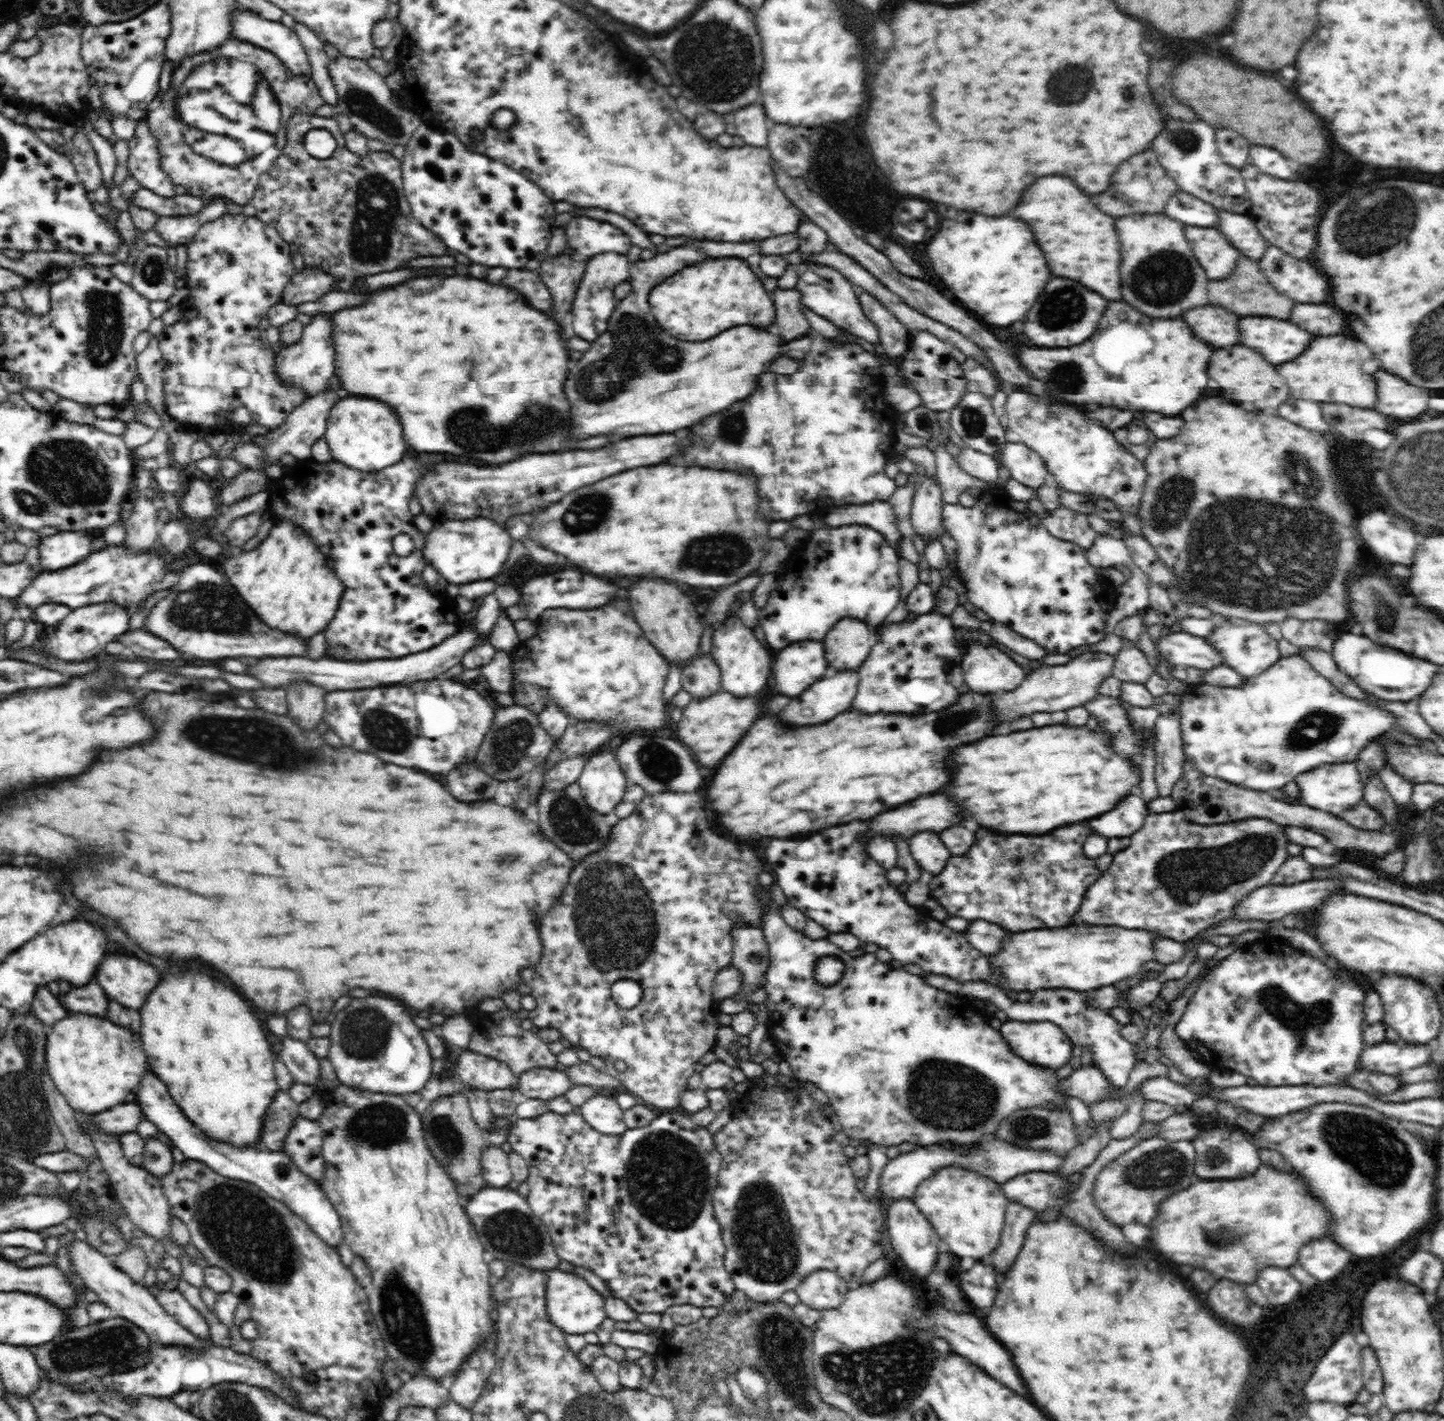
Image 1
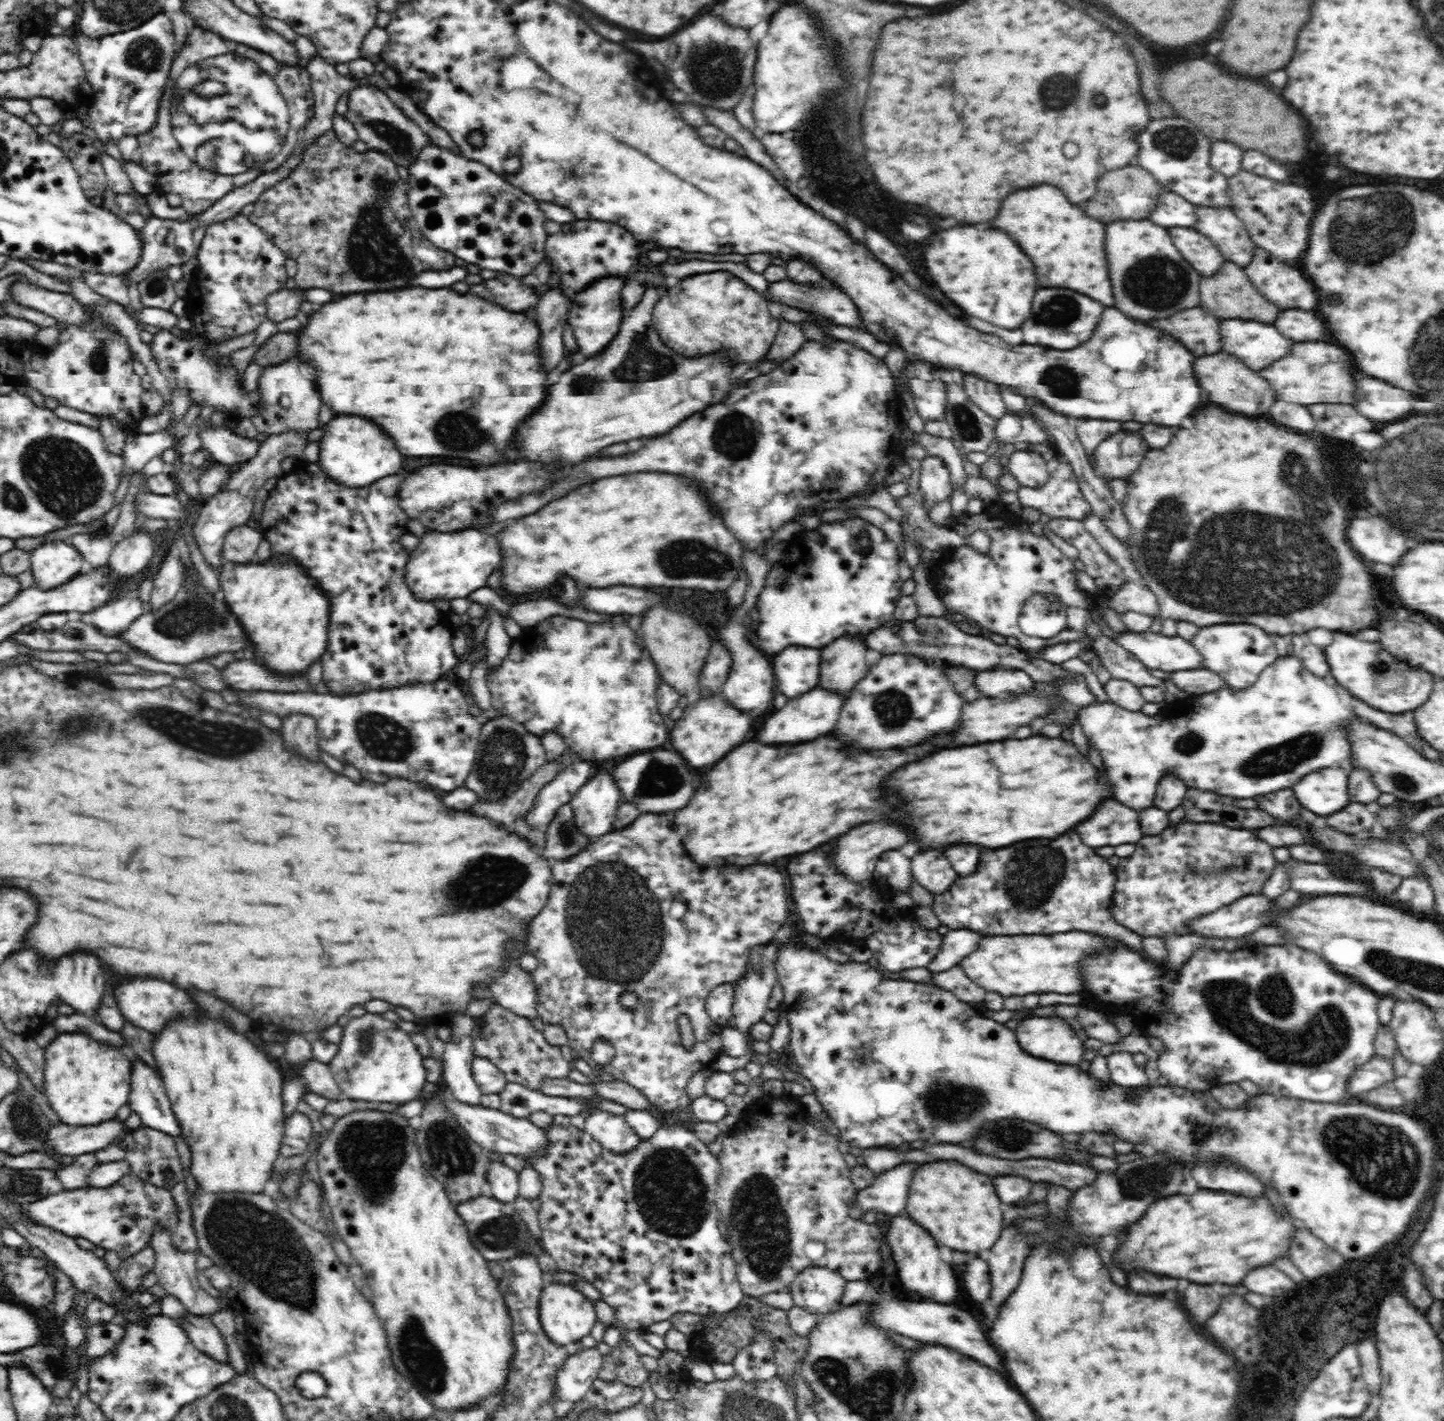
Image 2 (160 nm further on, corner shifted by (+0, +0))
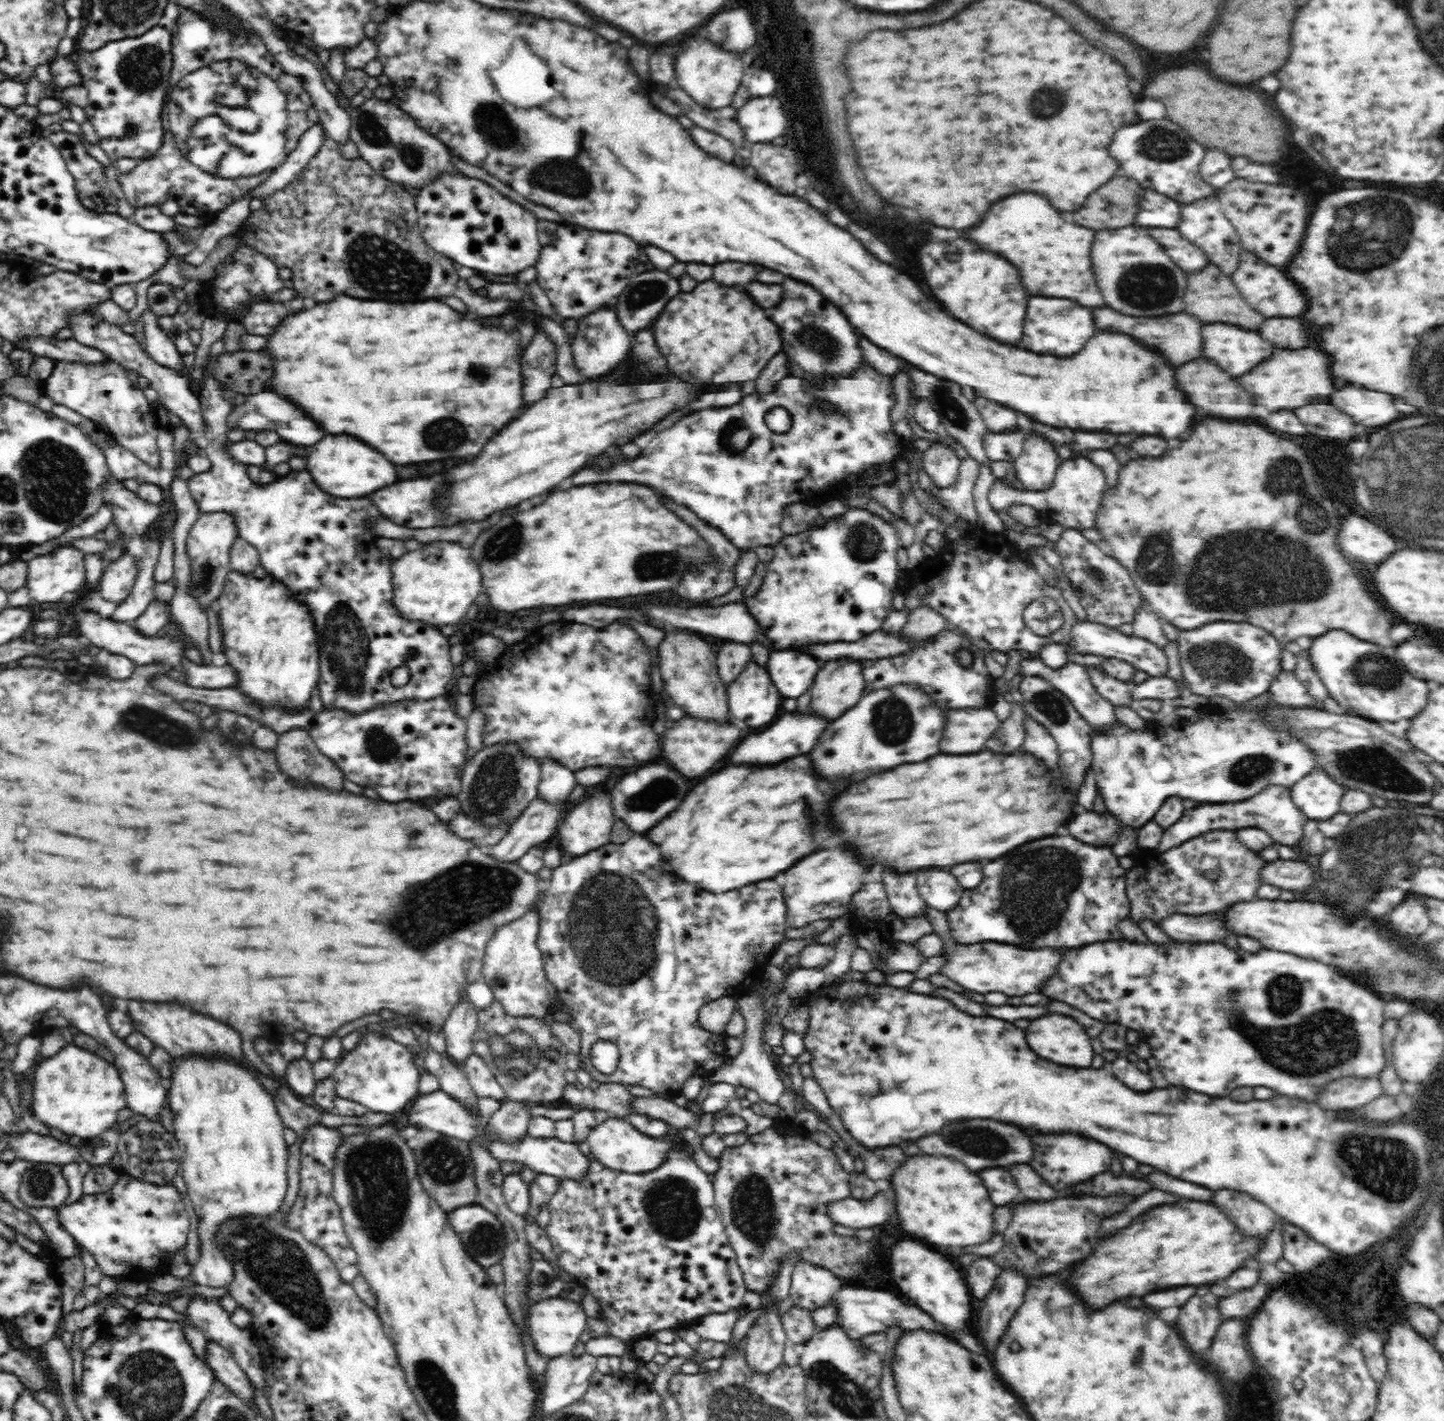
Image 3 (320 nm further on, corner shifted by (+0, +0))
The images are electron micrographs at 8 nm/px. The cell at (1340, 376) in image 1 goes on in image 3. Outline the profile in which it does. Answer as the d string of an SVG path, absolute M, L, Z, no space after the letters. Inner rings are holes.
M1302 348L1302 350L1276 350L1272 354L1274 356L1264 360L1260 368L1240 378L1243 388L1248 388L1248 392L1256 396L1254 400L1256 404L1262 404L1262 408L1268 408L1270 412L1292 411L1292 408L1300 408L1334 392L1330 360L1324 352L1314 348Z

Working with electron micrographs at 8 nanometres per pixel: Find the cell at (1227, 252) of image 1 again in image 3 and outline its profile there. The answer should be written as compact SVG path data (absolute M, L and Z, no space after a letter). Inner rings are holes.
M1147 227L1147 232L1159 243L1174 264L1188 271L1208 266L1206 253L1196 247L1176 229Z

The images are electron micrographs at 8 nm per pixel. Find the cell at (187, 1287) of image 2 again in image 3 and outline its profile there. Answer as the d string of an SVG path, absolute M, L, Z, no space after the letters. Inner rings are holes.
M194 1299L188 1305L186 1313L190 1317L193 1324L203 1330L205 1337L209 1341L216 1341L219 1345L223 1345L235 1357L235 1361L240 1366L240 1369L248 1377L250 1384L258 1391L262 1391L268 1400L267 1387L265 1387L264 1370L260 1365L260 1350L258 1344L253 1339L253 1335L249 1328L242 1329L234 1325L230 1321L230 1315L224 1311L221 1305L205 1299Z

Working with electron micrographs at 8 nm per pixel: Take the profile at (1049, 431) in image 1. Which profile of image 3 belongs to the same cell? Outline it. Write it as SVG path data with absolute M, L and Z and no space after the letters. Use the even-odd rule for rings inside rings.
M1019 428L1008 433L988 432L983 436L983 447L988 460L1013 461L1022 454L1023 440L1027 434Z

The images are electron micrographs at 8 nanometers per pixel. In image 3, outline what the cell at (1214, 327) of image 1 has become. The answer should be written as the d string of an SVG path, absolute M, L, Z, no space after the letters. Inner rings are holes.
M1096 308L1096 328L1116 328L1116 332L1128 332L1128 336L1136 336L1136 340L1144 340L1144 344L1152 344L1152 348L1160 348L1172 364L1184 364L1202 356L1202 324L1190 314L1174 314L1174 316L1158 316L1158 318L1136 318L1124 316L1112 308Z

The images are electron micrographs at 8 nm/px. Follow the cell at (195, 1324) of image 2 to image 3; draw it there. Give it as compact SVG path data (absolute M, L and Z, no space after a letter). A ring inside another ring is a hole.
M209 1341L207 1355L208 1366L215 1373L215 1378L227 1385L237 1397L255 1405L254 1388L232 1353L216 1341Z

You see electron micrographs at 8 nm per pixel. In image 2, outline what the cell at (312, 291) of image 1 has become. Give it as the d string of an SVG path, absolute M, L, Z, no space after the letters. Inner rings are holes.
M284 288L272 293L266 300L266 319L278 324L286 319L299 317L300 304L304 302L304 295L301 289Z

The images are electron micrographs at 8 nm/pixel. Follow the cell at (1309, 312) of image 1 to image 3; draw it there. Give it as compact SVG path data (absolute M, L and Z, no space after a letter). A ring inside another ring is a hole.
M1270 318L1260 326L1260 332L1274 348L1304 348L1308 342L1304 324L1296 318Z

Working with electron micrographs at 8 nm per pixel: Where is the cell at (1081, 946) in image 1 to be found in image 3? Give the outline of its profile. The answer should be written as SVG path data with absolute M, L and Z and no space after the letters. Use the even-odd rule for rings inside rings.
M926 908L925 914L934 933L942 941L940 957L944 957L944 964L936 973L942 974L958 986L976 994L1004 992L1008 996L1024 996L1030 992L1038 992L1042 988L1042 984L1046 980L1050 980L1052 974L1056 974L1060 959L1066 954L1066 949L1039 948L1028 950L1023 946L996 942L963 945L953 939L946 913L935 908Z

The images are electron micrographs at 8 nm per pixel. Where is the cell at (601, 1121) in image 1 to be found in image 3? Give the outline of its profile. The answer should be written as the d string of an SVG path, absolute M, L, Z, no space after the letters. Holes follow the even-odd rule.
M610 1118L589 1132L587 1143L590 1146L591 1158L595 1158L595 1161L608 1169L623 1170L625 1173L649 1173L666 1160L666 1154L678 1141L676 1137L672 1137L672 1133L654 1138L636 1130L625 1120Z

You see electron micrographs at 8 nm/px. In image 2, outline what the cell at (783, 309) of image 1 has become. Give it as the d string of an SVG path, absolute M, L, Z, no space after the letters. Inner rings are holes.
M789 321L782 322L766 358L780 366L784 361L791 359L803 347L805 341L800 324L796 326Z

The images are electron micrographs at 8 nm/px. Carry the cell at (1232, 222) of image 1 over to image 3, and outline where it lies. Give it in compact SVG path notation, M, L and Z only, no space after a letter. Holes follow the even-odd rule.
M1212 196L1212 200L1195 200L1190 204L1181 204L1180 222L1174 226L1176 231L1182 233L1192 244L1201 248L1206 253L1207 261L1214 264L1229 277L1239 267L1239 256L1243 251L1240 244L1240 237L1231 221L1224 214L1223 206L1217 196Z

